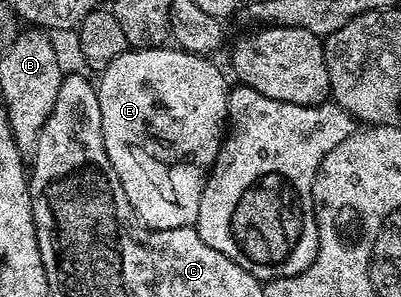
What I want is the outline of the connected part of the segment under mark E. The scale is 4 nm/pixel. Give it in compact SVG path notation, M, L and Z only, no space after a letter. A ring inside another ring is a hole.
M176 46L132 48L118 54L118 58L99 73L96 97L110 166L114 166L114 174L118 174L118 182L122 182L122 190L126 190L136 219L153 230L195 225L204 183L226 135L230 84L208 60L211 59Z

